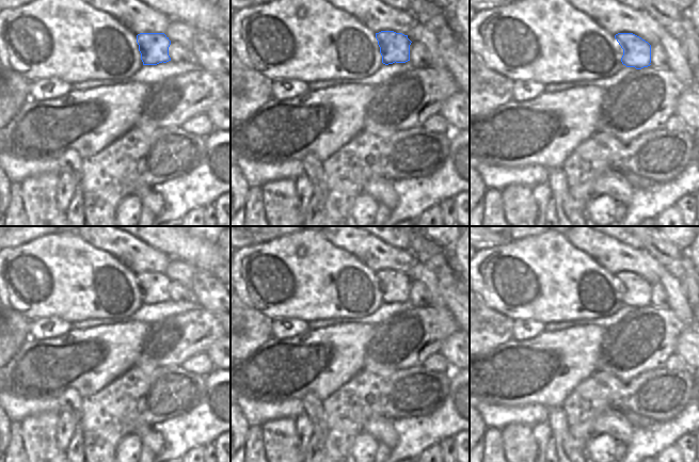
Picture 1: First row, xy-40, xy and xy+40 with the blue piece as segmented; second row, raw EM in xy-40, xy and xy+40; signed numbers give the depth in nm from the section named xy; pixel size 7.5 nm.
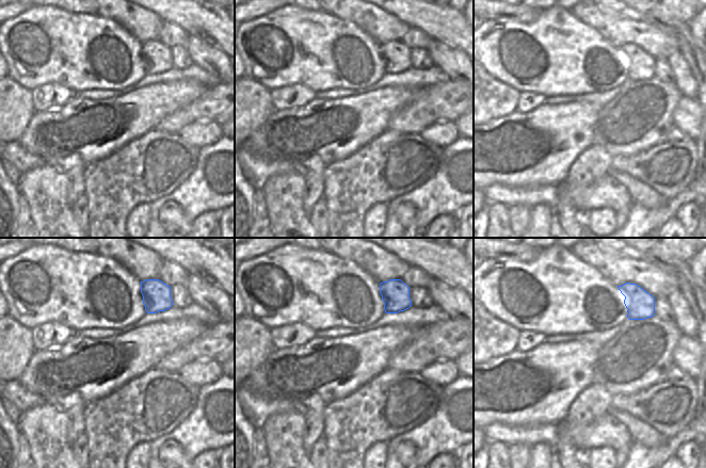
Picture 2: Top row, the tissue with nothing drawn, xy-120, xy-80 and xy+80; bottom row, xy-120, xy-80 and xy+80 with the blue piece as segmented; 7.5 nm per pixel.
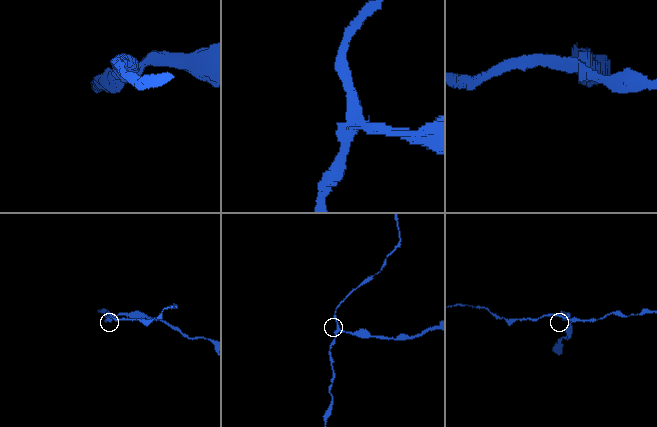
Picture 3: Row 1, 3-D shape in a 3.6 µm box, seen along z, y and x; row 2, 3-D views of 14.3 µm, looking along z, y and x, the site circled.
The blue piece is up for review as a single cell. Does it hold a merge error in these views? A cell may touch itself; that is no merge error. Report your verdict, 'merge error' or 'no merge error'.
merge error

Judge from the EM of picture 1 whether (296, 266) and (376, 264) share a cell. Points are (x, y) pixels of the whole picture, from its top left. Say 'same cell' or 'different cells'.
different cells

